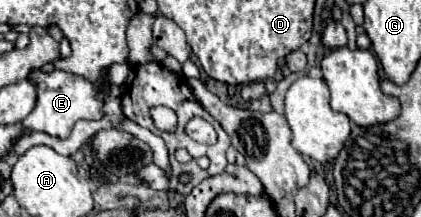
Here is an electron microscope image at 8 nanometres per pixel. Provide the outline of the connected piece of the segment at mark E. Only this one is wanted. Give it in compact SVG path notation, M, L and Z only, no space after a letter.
M35 68L29 74L29 80L33 82L33 86L37 90L37 104L35 104L33 112L21 122L23 124L23 134L45 132L49 136L67 138L77 120L81 120L81 118L87 118L87 120L89 118L101 118L103 102L95 98L97 86L83 80L81 76L67 74L67 72L61 72L61 70L43 72L41 68Z

